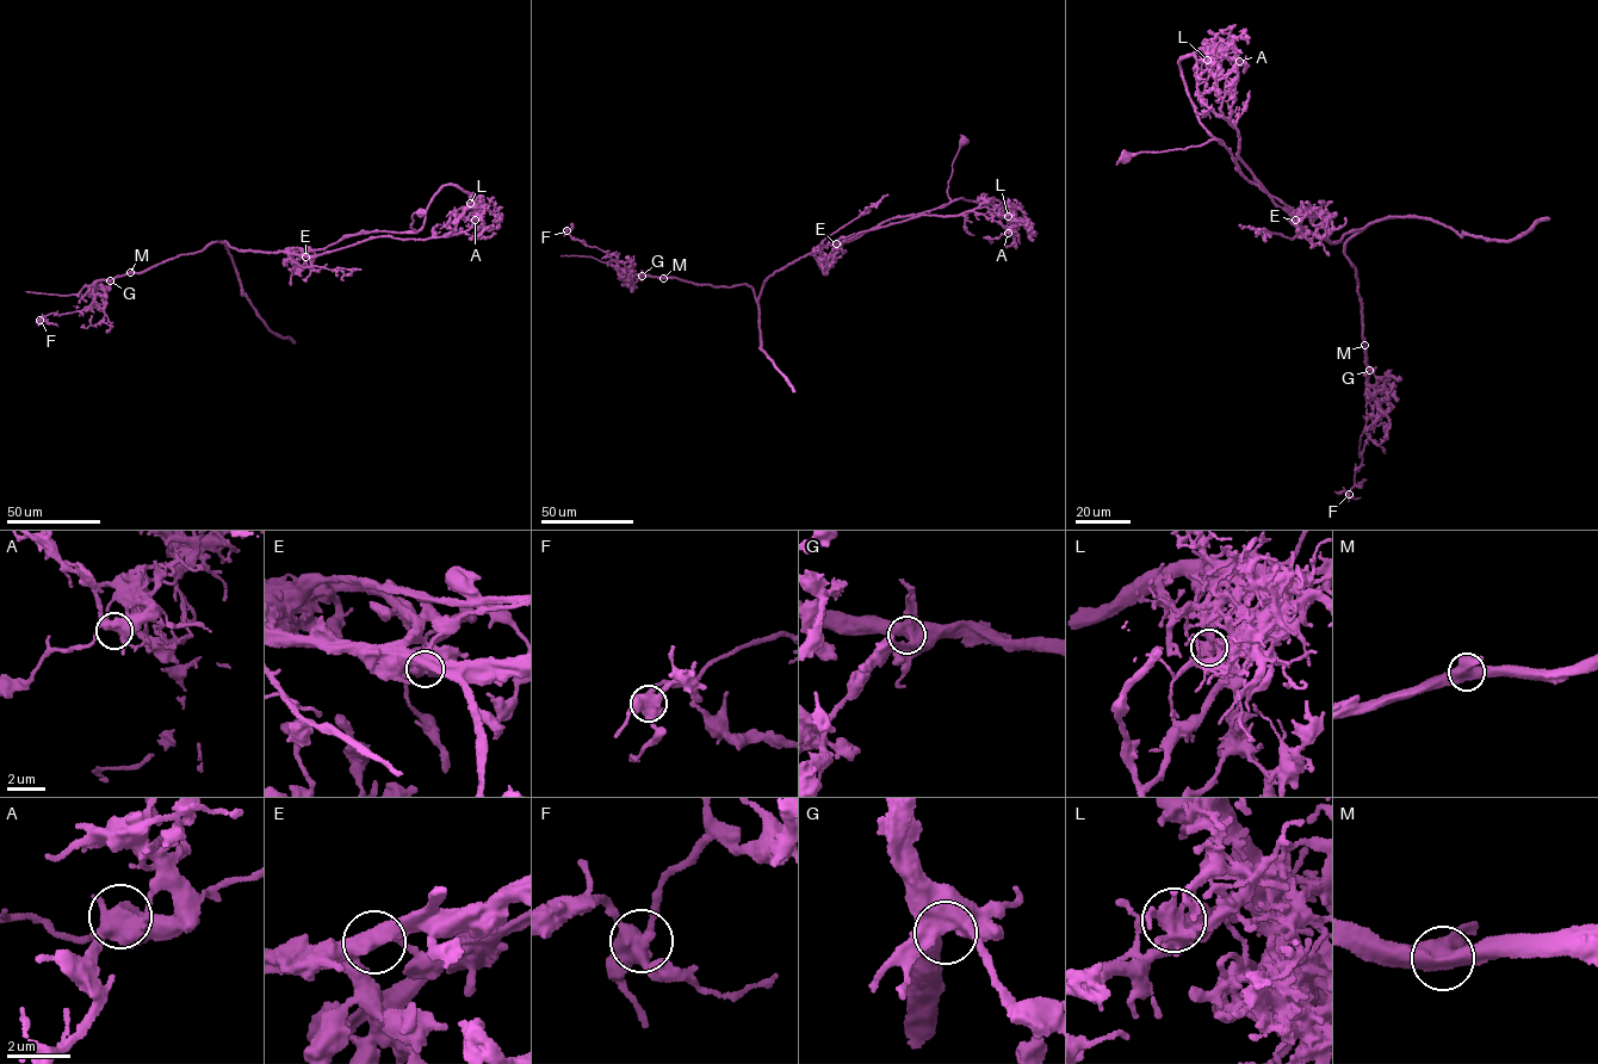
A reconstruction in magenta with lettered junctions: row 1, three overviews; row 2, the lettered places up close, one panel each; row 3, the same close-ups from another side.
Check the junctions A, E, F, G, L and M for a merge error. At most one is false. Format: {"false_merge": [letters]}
{"false_merge": ["L"]}

